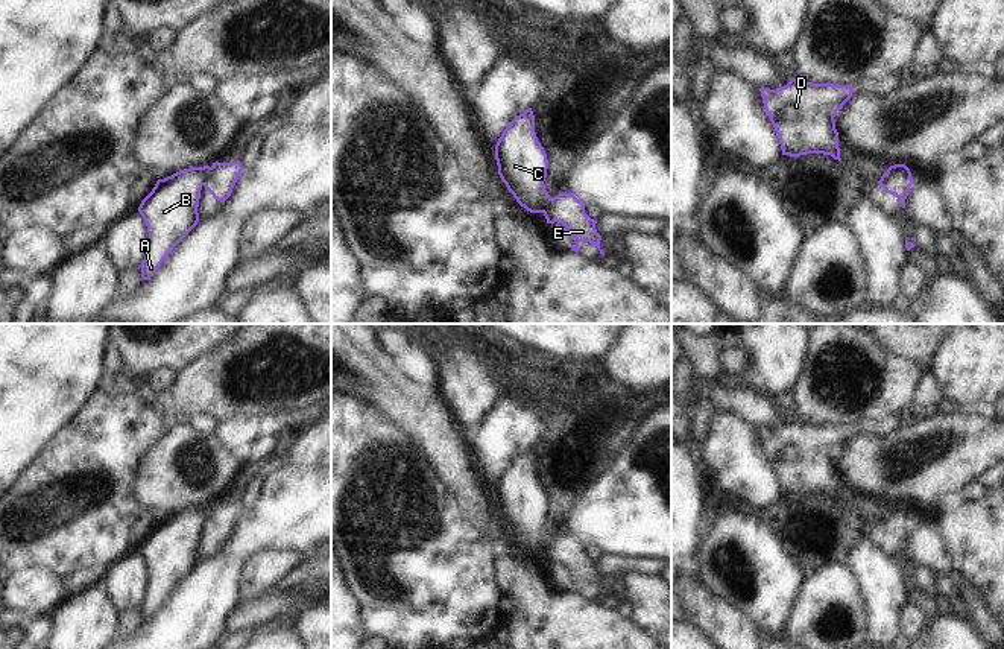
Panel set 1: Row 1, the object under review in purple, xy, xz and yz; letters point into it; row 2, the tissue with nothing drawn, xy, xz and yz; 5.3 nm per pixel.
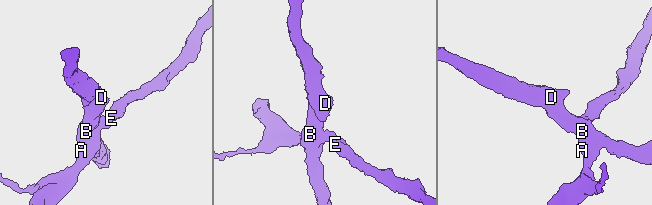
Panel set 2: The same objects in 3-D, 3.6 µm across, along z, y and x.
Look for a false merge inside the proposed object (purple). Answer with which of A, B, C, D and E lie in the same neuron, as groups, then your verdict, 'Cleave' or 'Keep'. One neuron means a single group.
Groups: A B C D / E. Cleave.

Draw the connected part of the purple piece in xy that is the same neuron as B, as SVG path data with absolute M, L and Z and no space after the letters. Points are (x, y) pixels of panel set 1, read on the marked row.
M210 166L190 167L158 179L141 201L149 239L141 261L141 278L149 280L173 248L197 225L199 199Z

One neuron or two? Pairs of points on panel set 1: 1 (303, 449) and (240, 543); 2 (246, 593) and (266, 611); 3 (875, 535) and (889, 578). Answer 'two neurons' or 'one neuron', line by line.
1: two neurons
2: two neurons
3: two neurons

